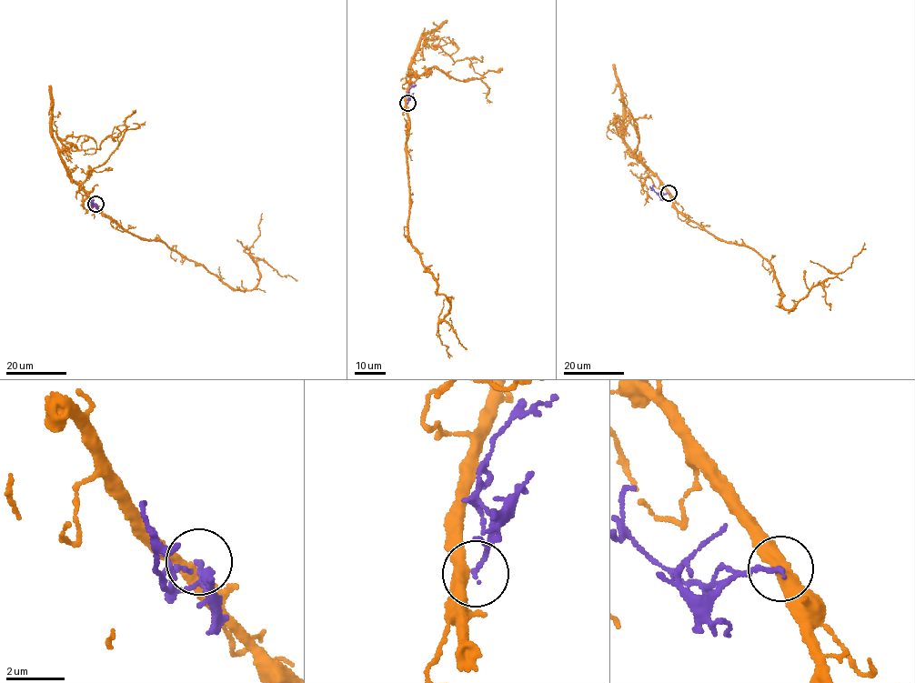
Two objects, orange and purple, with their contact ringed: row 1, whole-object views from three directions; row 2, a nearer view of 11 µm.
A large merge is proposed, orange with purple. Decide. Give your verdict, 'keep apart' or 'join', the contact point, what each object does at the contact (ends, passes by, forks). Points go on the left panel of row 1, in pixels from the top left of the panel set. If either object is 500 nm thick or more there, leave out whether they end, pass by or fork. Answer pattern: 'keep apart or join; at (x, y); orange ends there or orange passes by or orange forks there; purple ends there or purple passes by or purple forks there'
join; at (95, 204); orange passes by; purple ends there

